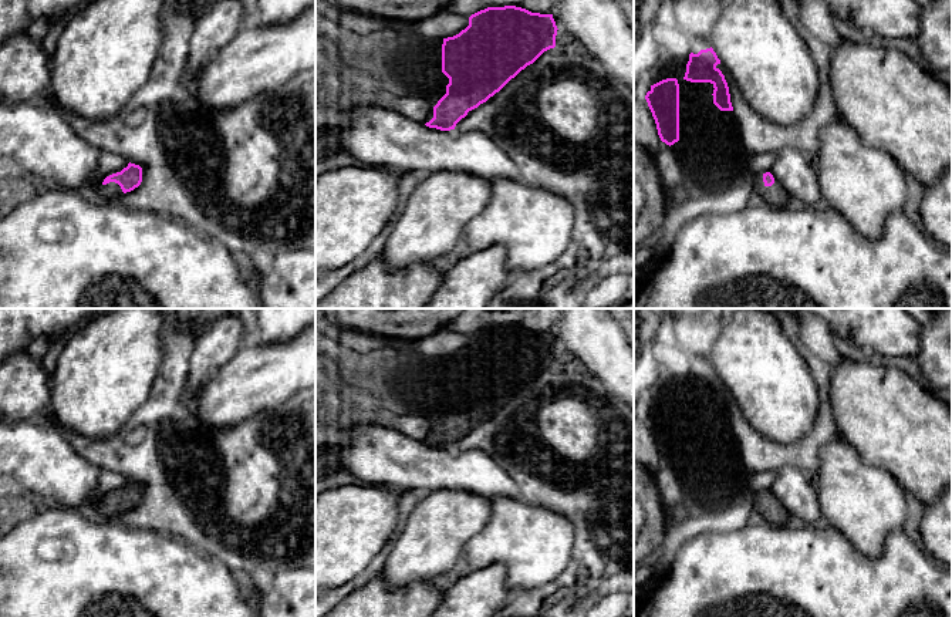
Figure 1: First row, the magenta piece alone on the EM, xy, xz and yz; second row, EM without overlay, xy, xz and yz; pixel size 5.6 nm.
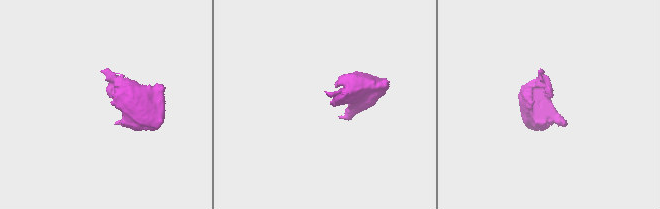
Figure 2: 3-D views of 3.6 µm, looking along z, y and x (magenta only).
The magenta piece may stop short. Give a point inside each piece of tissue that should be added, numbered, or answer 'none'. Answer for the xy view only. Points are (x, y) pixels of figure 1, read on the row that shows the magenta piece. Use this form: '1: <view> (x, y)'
1: xy (111, 192)

